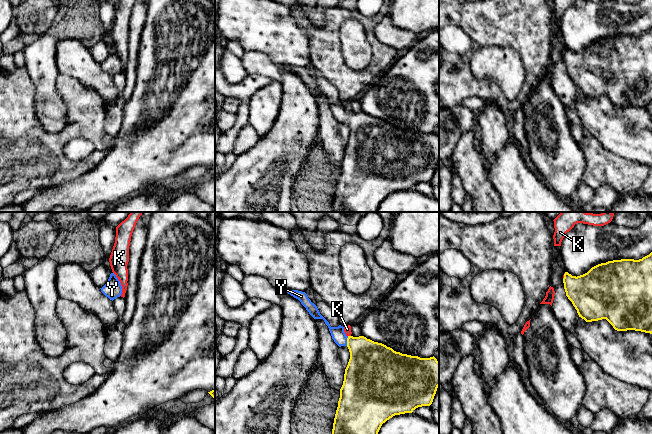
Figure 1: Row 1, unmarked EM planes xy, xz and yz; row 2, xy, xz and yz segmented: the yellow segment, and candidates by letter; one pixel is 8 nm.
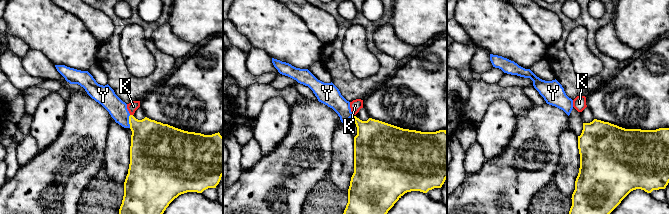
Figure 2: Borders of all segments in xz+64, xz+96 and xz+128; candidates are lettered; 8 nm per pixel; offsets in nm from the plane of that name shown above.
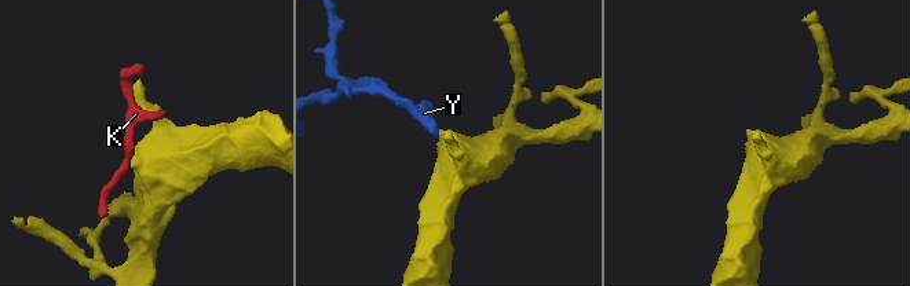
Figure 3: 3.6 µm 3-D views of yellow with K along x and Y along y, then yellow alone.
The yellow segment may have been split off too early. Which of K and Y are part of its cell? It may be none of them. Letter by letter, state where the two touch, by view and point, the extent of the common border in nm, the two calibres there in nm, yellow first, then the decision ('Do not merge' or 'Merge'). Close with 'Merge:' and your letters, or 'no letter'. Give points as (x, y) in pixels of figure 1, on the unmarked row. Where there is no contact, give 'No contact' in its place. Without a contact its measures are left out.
K: Touches yellow at xz (349, 112). Shared border 30 nm. Thickness 320 nm (yellow) against 60 nm. Do not merge
Y: Touches yellow at xz (347, 117). Shared border 80 nm. Thickness 340 nm (yellow) against 110 nm. Merge
Merge: Y

